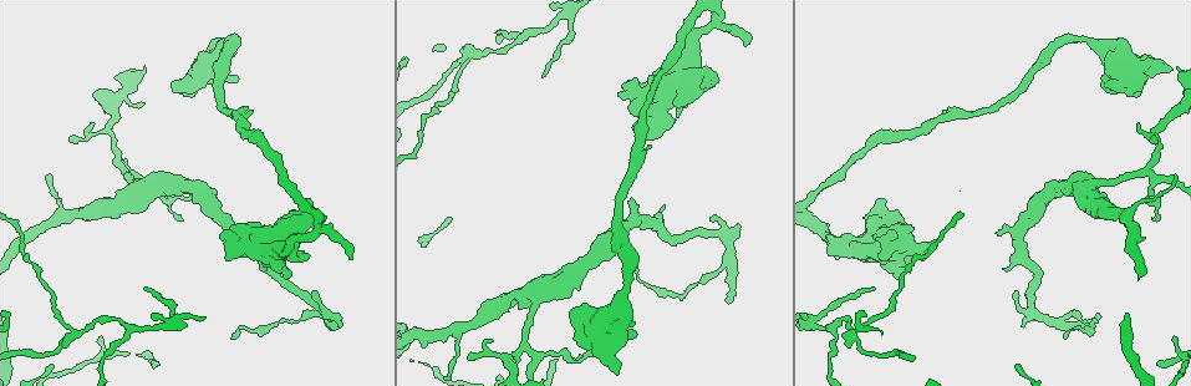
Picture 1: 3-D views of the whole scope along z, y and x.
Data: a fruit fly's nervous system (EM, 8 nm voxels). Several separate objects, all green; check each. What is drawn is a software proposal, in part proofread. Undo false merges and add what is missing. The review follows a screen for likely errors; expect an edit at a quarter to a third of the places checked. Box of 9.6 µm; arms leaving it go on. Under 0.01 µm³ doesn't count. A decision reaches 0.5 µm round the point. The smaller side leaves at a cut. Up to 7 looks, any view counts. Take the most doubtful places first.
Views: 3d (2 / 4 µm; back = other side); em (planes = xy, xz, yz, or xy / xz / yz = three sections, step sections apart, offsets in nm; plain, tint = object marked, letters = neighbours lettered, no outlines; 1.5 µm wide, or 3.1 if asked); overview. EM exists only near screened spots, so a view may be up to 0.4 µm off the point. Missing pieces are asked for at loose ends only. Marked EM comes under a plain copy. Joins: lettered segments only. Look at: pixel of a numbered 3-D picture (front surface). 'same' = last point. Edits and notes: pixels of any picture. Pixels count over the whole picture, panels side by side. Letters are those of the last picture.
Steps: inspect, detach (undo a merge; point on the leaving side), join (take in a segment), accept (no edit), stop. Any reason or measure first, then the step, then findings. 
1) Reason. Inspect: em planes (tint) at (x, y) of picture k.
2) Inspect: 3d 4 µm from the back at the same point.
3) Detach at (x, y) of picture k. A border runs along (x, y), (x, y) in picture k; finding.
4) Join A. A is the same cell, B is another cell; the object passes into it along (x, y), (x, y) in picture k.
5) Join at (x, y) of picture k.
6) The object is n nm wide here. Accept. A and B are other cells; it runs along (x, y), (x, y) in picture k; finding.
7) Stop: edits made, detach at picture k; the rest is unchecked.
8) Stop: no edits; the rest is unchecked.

Branch stops here. Inspect: 3d 2 µm from the back at (748, 37) of picture 1.

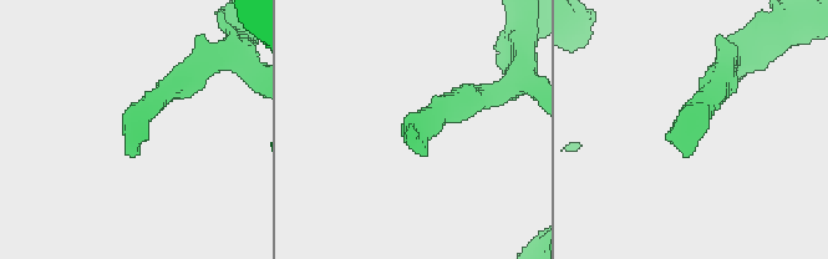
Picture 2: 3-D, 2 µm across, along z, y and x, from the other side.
Inspect: em planes (tint) at (688, 154) of picture 2.

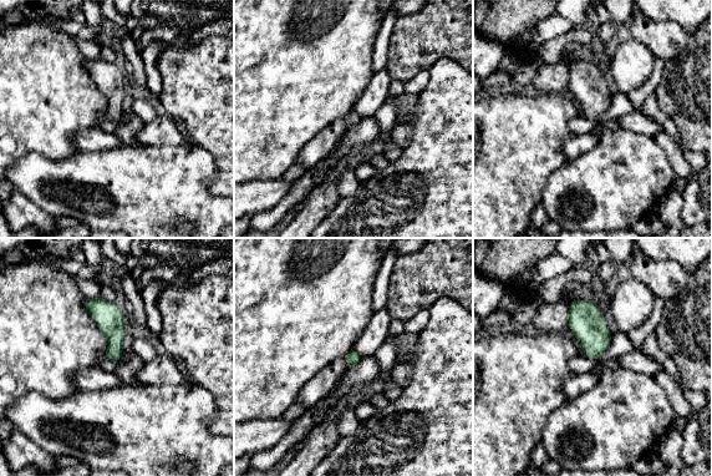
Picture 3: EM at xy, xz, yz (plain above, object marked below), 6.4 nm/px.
What lies round it. Inspect: em planes (letters) at the same point.

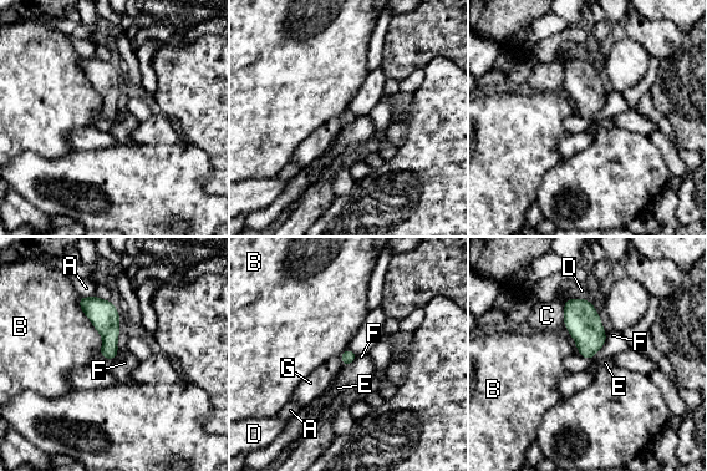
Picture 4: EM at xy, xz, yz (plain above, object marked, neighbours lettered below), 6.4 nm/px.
Join G. G is the same cell, A, B, C, D, E and F are other cells; the object passes into it along (347, 356), (342, 361), (316, 383) in picture 4; the neuron continues.

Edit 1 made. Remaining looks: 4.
Free end. Inspect: 3d 4 µm from the back at (489, 343) of picture 1.

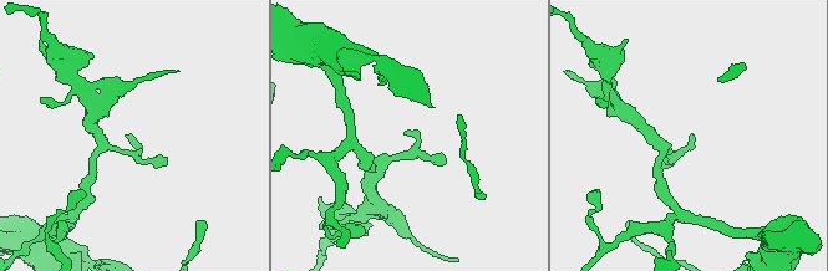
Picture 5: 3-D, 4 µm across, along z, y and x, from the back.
Inspect: em xy step 4 (letters) at (407, 133) of picture 5.

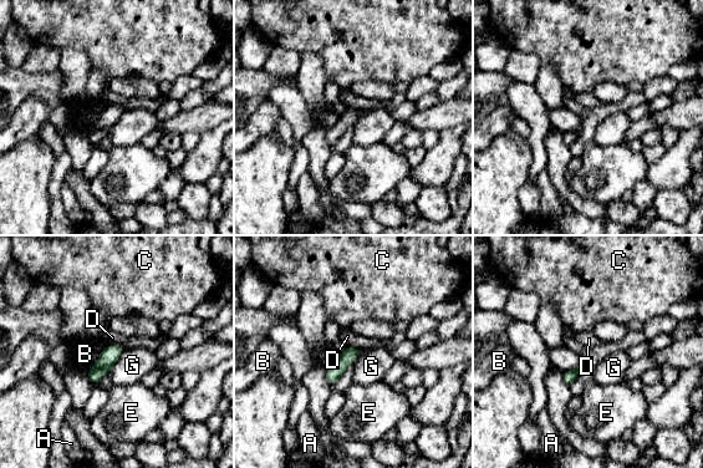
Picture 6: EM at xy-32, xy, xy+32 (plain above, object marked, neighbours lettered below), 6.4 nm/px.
Inspect: em planes (letters) at the same point.

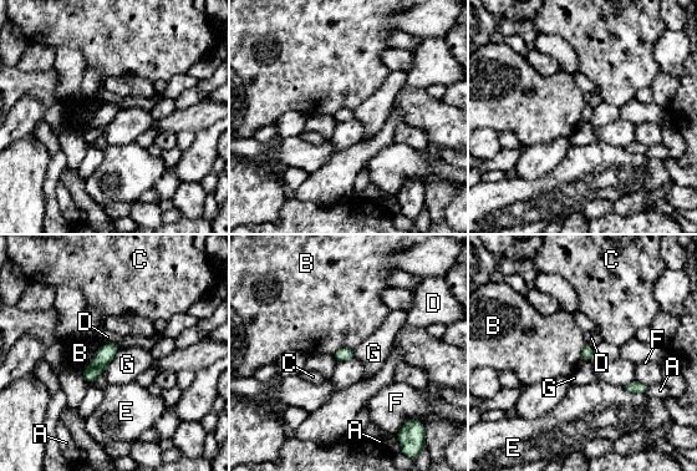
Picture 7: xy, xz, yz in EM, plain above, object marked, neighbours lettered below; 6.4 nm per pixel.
Accept. A, B, C, D, E, F and G are other cells; a border runs along (120, 349), (105, 369) in picture 7; no lettered segment goes on from it.

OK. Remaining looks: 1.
Stop: edits made, join at picture 4; the rest is unchecked.

